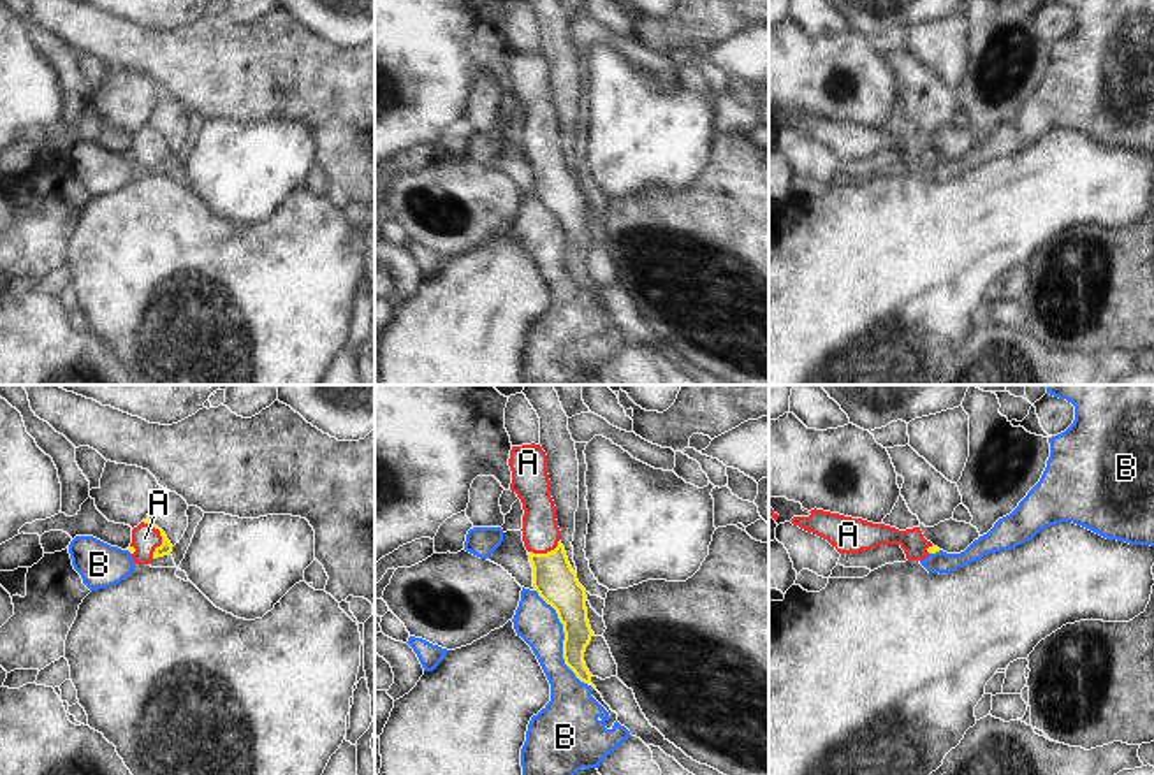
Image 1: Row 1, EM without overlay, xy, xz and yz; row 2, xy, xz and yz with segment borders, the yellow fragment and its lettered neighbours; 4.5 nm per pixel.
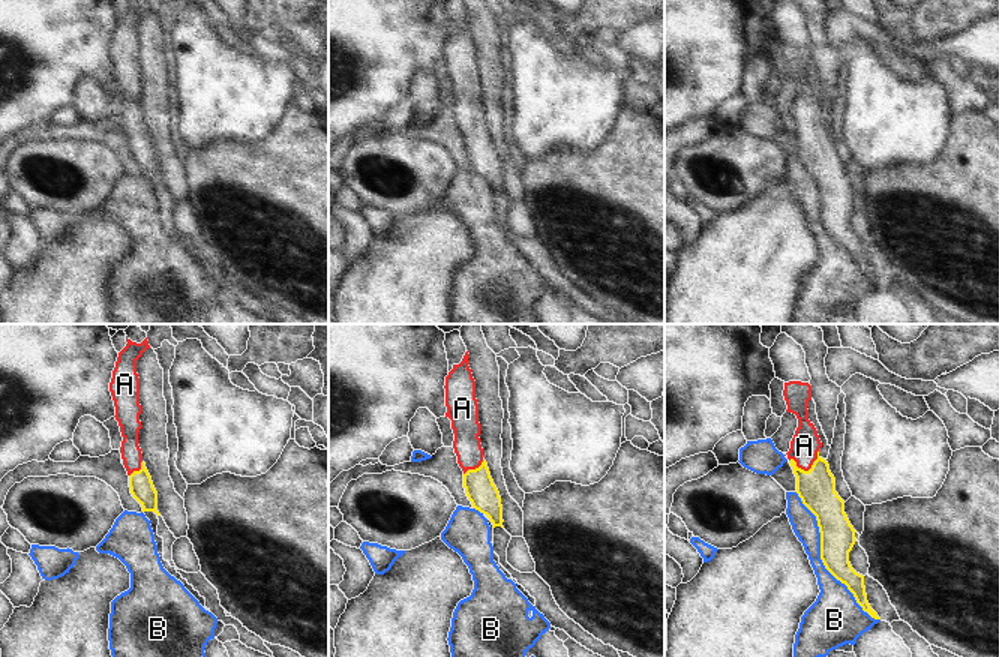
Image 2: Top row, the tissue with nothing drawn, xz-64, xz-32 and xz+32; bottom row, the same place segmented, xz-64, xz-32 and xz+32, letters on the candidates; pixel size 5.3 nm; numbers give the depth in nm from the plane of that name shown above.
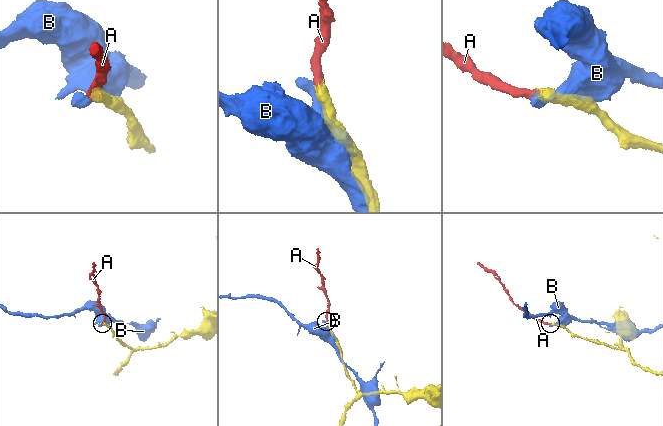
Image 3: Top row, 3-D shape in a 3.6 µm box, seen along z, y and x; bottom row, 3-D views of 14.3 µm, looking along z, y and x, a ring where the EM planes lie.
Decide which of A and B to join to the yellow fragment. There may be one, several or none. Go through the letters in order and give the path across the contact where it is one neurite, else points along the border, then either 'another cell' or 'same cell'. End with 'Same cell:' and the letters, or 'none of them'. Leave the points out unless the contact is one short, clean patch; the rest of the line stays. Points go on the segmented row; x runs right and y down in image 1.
A: runs through xy (166, 547), (160, 535), (145, 538); same cell
B: another cell
Same cell: A

